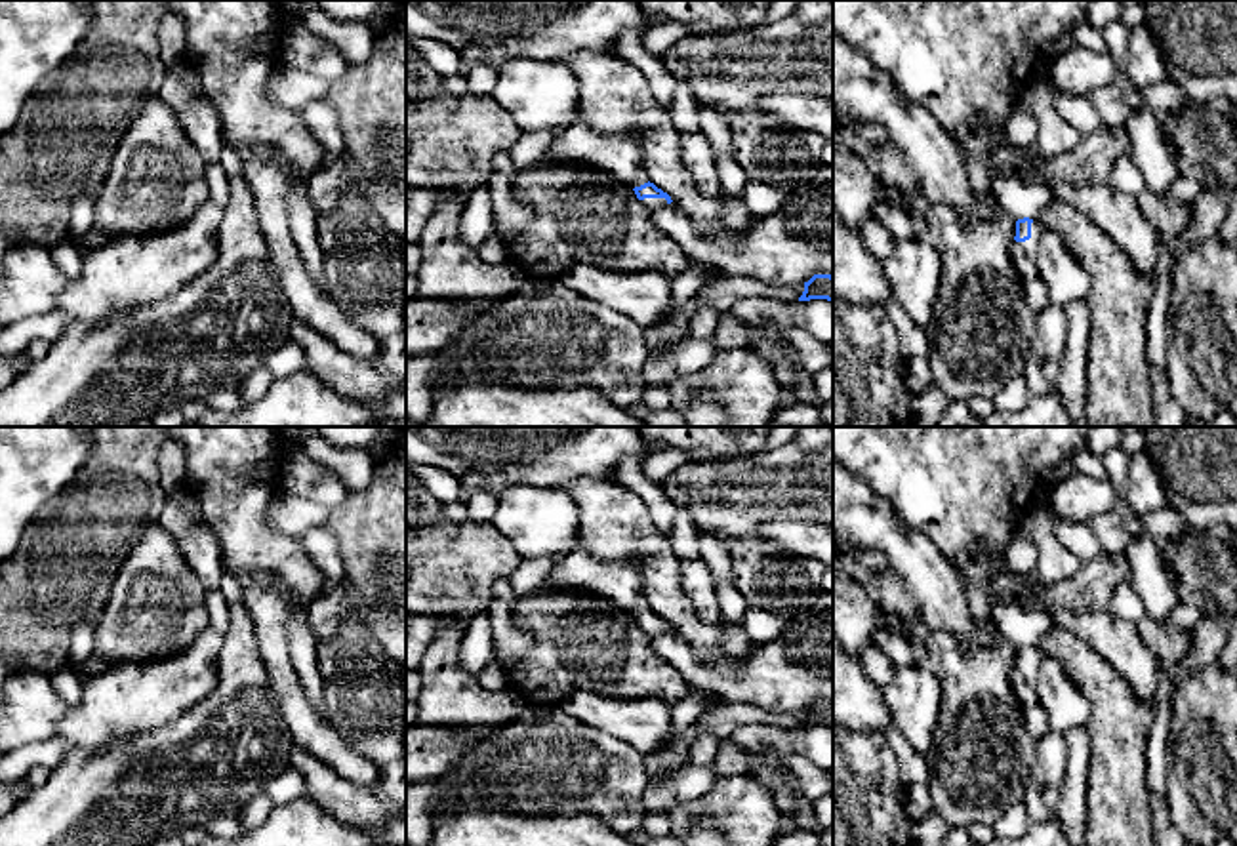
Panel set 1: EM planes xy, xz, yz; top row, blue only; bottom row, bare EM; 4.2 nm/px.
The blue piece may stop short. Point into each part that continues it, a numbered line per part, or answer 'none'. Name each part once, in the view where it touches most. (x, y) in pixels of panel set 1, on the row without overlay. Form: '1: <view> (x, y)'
1: yz (1024, 681)

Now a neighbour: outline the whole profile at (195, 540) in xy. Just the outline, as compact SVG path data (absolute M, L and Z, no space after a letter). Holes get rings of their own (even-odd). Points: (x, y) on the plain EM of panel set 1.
M172 497L166 499L158 524L177 545L194 577L206 591L219 589L225 575L223 553L212 526L194 520Z

